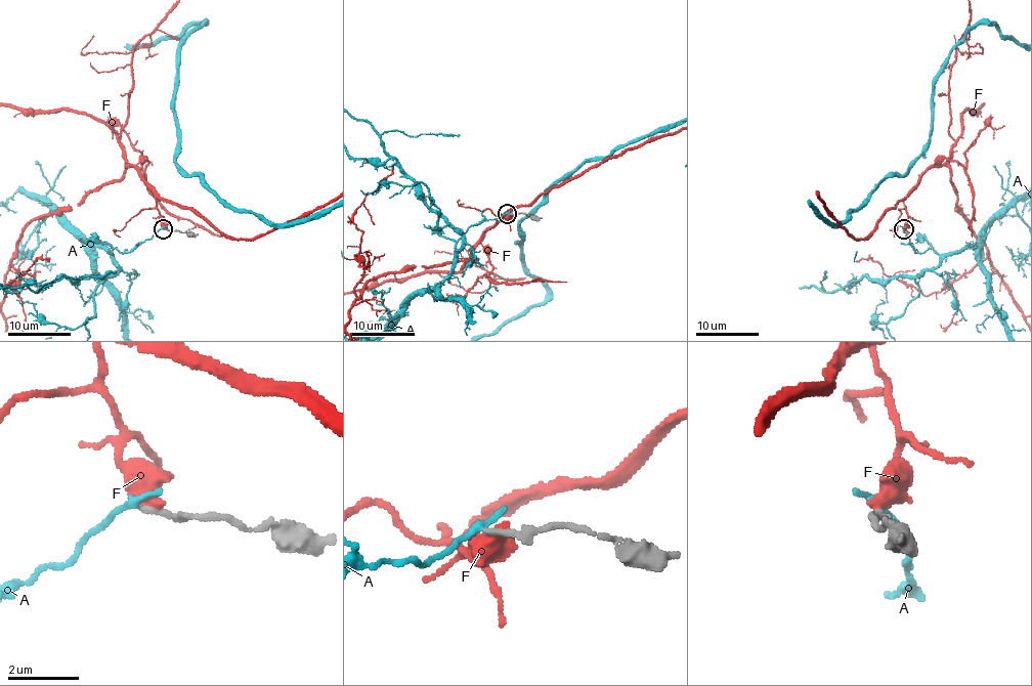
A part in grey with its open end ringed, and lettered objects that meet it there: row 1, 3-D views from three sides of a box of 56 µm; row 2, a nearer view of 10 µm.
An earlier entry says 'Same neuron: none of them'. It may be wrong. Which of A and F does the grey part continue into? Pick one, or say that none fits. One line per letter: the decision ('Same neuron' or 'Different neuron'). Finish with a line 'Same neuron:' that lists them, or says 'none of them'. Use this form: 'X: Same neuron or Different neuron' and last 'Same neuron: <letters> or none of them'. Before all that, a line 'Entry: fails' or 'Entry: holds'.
Entry: holds
A: Different neuron
F: Different neuron
Same neuron: none of them

